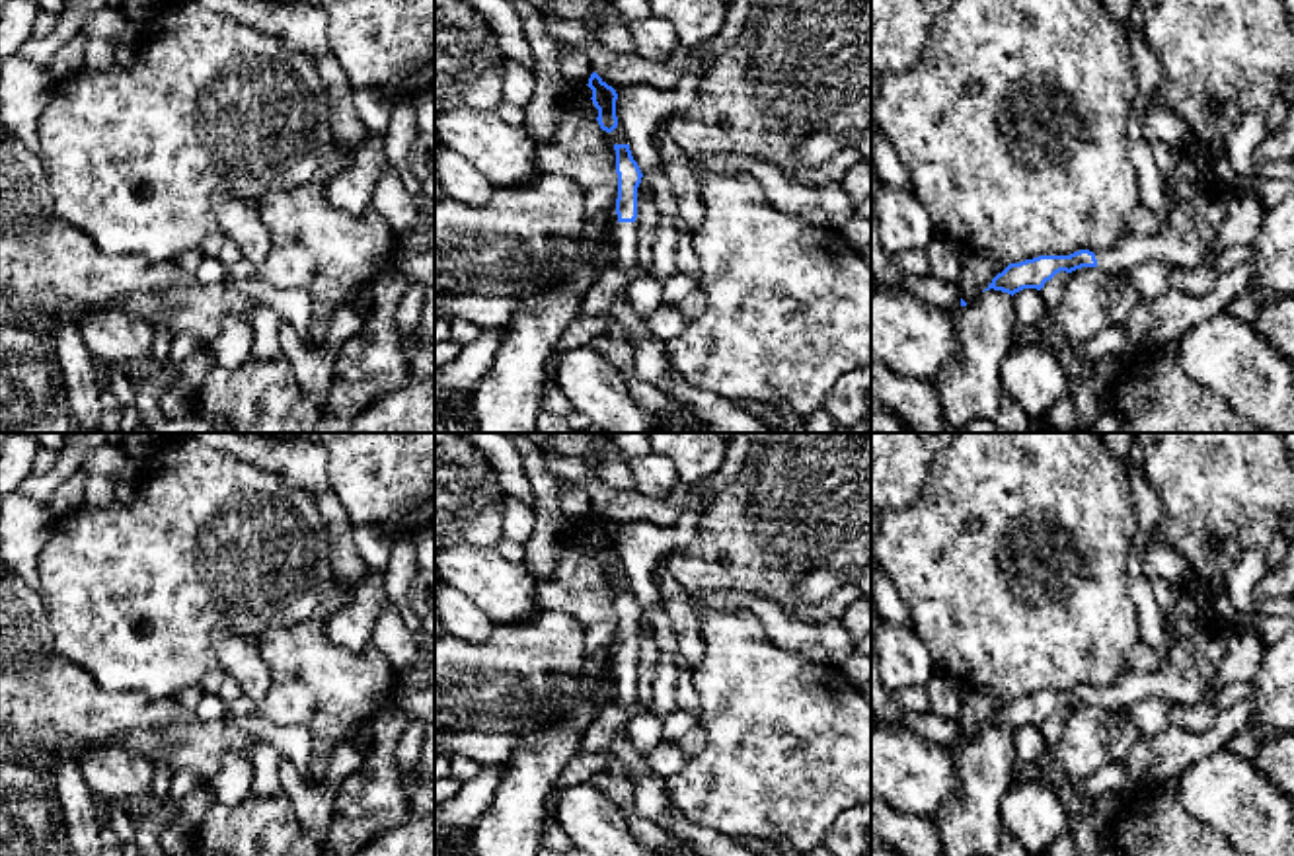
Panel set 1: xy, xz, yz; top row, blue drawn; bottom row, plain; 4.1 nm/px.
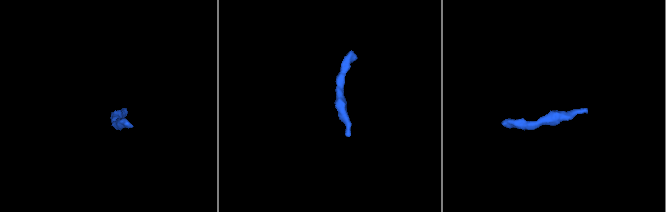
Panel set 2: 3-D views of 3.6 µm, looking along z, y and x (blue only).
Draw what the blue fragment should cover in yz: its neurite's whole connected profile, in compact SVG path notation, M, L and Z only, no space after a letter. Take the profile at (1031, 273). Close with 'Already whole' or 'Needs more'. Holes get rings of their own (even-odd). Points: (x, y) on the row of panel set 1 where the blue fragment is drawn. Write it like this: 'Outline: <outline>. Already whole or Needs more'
Outline: M1202 191L1189 203L1169 211L1158 234L1126 234L1115 248L1093 253L1080 250L1070 255L1039 255L1009 263L984 291L1015 294L1023 289L1041 291L1056 273L1072 273L1082 267L1101 271L1130 271L1148 259L1163 259L1175 267L1199 267L1210 263L1222 224L1228 216L1226 199Z. Needs more

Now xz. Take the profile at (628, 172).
Outline: M614 144L616 174L618 174L618 199L614 224L616 244L616 269L628 269L637 263L637 187L641 183L641 170L631 156L629 144Z. Needs more

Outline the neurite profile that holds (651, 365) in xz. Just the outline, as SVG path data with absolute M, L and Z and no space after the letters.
M649 337L631 341L631 347L633 347L635 374L659 390L668 386L670 367L665 353L665 343L655 337Z

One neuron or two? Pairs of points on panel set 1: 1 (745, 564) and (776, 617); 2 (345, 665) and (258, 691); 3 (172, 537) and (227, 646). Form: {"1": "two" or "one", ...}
{"1": "two", "2": "two", "3": "two"}

